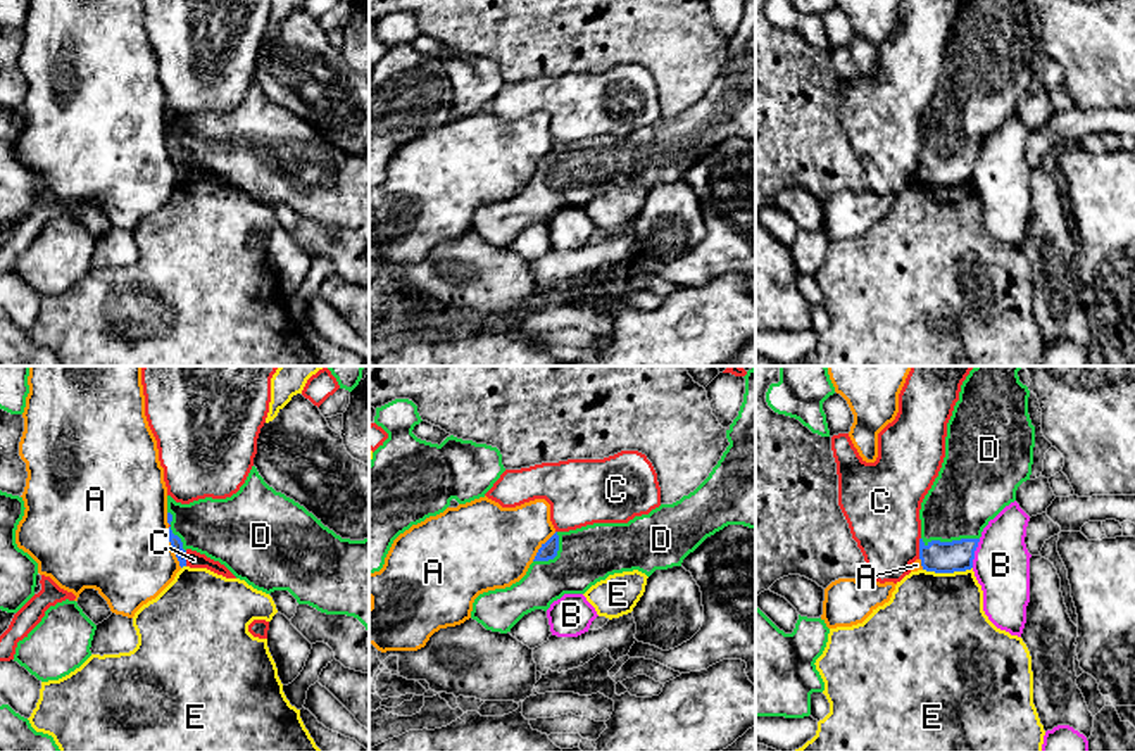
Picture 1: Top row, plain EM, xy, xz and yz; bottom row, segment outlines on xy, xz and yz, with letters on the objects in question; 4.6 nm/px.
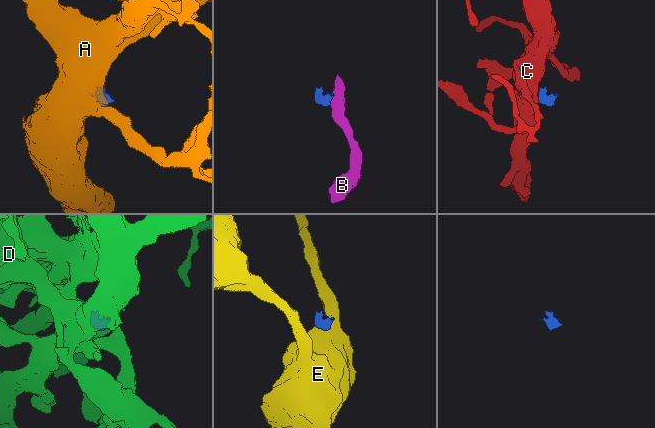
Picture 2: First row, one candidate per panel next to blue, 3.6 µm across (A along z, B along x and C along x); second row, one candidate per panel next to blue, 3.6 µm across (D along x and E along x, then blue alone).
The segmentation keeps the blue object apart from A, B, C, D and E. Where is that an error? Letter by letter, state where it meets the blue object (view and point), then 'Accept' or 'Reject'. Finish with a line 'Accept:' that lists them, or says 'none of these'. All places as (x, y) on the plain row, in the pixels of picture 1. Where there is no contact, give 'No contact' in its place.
A: Touches blue at xy (171, 159). Reject
B: Touches blue at yz (973, 166). Reject
C: Touches blue at yz (920, 161). Reject
D: Touches blue at yz (949, 156). Accept
E: Touches blue at yz (947, 185). Reject
Accept: D

